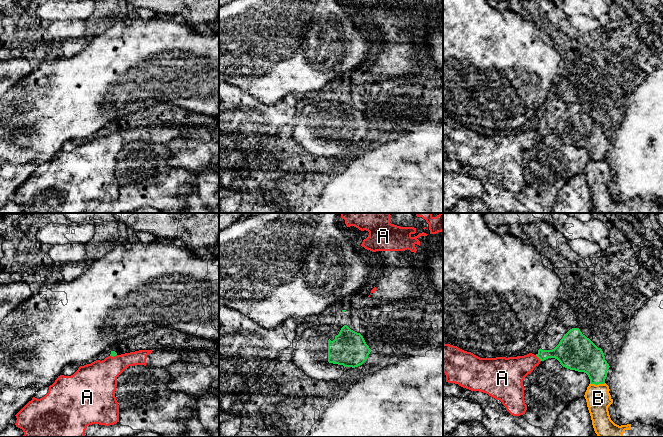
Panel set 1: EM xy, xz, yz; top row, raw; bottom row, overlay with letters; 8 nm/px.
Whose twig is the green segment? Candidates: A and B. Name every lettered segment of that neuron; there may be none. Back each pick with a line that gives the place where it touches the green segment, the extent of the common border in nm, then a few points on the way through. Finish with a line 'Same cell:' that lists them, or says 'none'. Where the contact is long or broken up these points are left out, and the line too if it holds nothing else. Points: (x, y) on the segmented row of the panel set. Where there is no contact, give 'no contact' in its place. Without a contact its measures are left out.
Same cell: none

